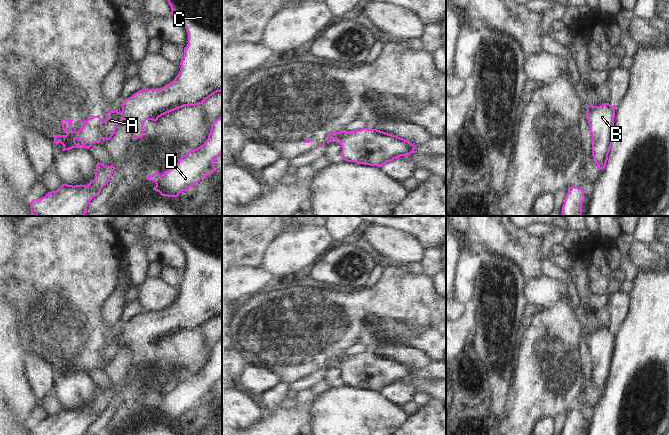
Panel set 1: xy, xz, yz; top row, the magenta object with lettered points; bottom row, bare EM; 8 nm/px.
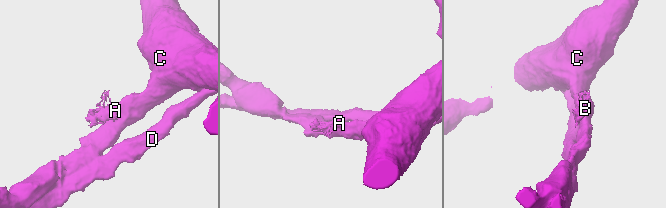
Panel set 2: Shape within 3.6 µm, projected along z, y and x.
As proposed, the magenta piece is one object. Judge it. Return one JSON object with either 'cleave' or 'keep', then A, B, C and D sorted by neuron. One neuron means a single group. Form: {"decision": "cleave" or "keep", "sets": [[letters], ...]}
{"decision": "cleave", "sets": [["A"], ["B", "C", "D"]]}

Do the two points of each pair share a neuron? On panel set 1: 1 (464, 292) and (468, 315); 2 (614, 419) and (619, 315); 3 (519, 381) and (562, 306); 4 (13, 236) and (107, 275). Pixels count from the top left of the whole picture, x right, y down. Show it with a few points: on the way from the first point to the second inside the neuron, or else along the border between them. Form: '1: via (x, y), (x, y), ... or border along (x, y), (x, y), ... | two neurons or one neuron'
1: border along (471, 300), (466, 305) | two neurons
2: border along (629, 305), (628, 316), (615, 329) | two neurons
3: via (533, 362), (533, 350), (540, 343), (546, 325) | one neuron
4: border along (23, 233), (19, 239), (18, 248), (14, 252) | two neurons

